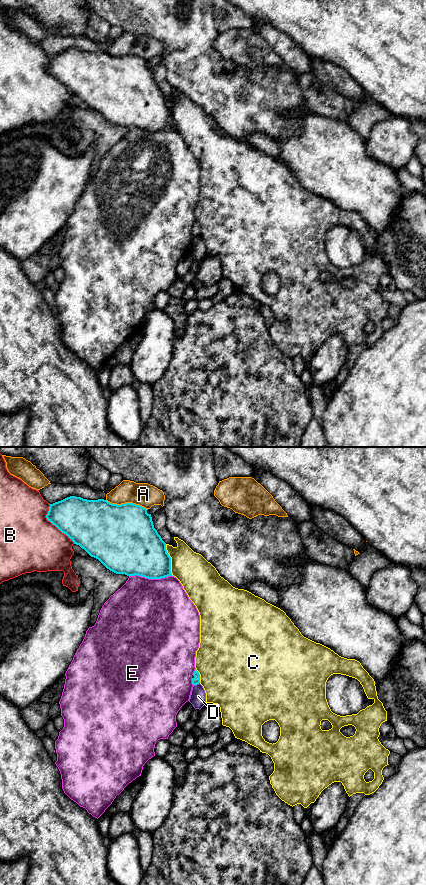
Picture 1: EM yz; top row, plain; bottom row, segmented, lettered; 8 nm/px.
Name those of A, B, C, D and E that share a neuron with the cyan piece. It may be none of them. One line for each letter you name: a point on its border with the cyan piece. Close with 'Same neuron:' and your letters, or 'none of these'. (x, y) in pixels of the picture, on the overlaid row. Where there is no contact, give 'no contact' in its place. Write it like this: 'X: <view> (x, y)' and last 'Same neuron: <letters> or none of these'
Same neuron: none of these

